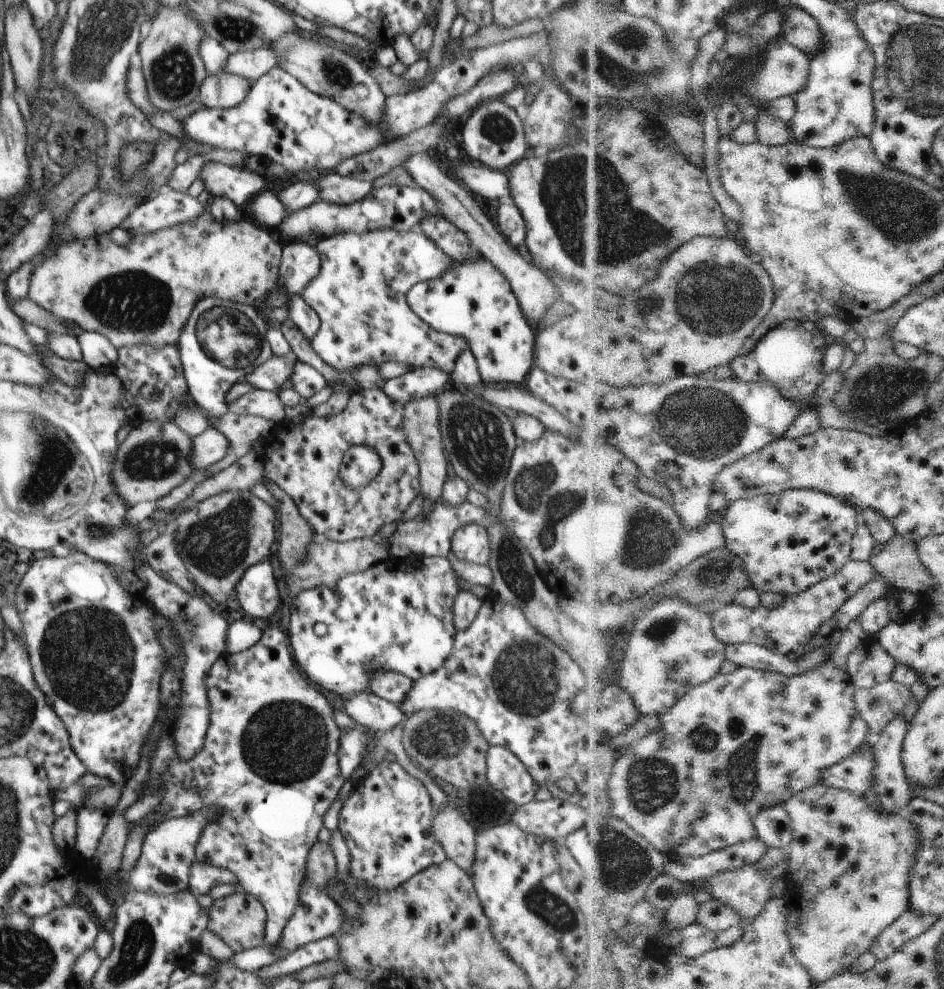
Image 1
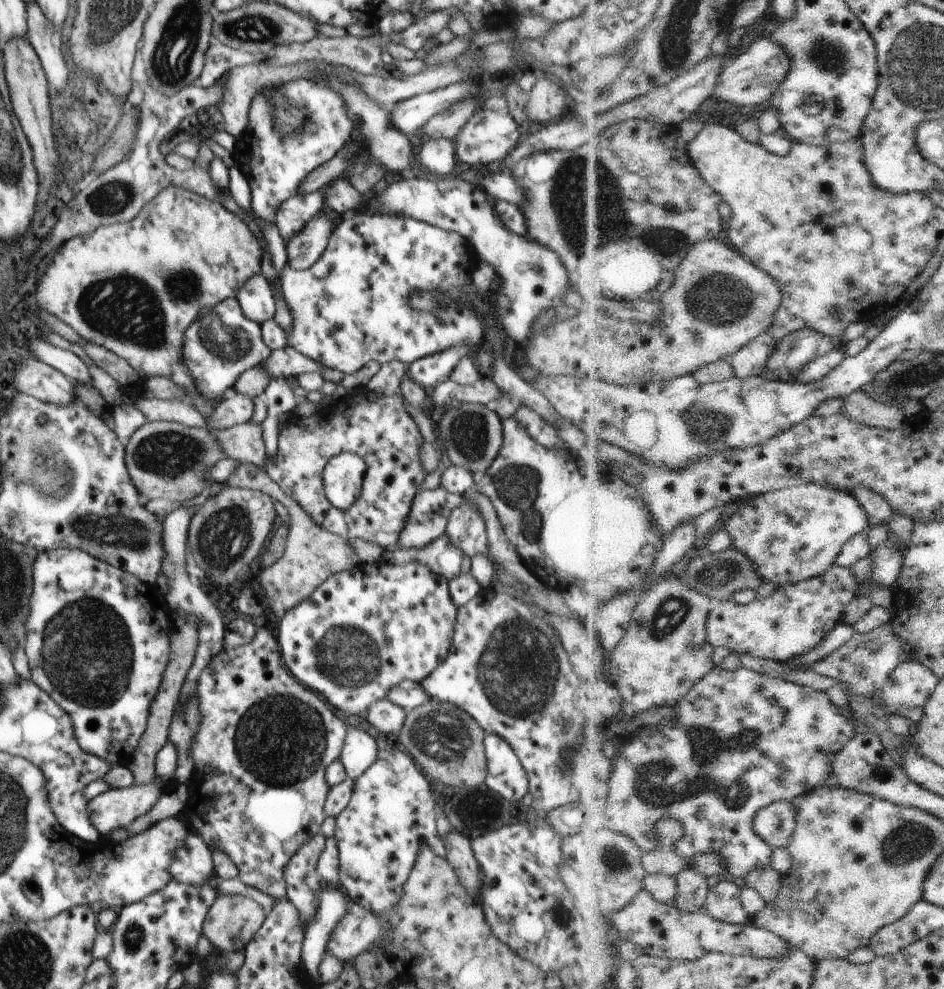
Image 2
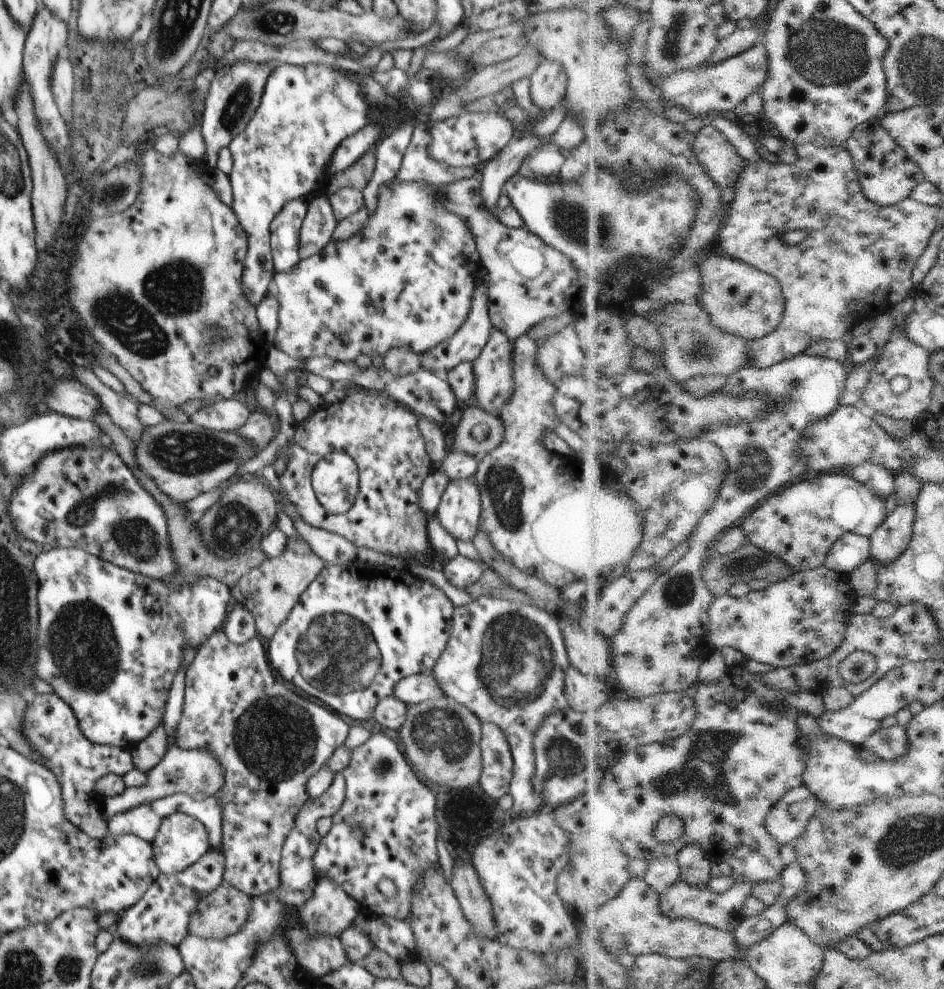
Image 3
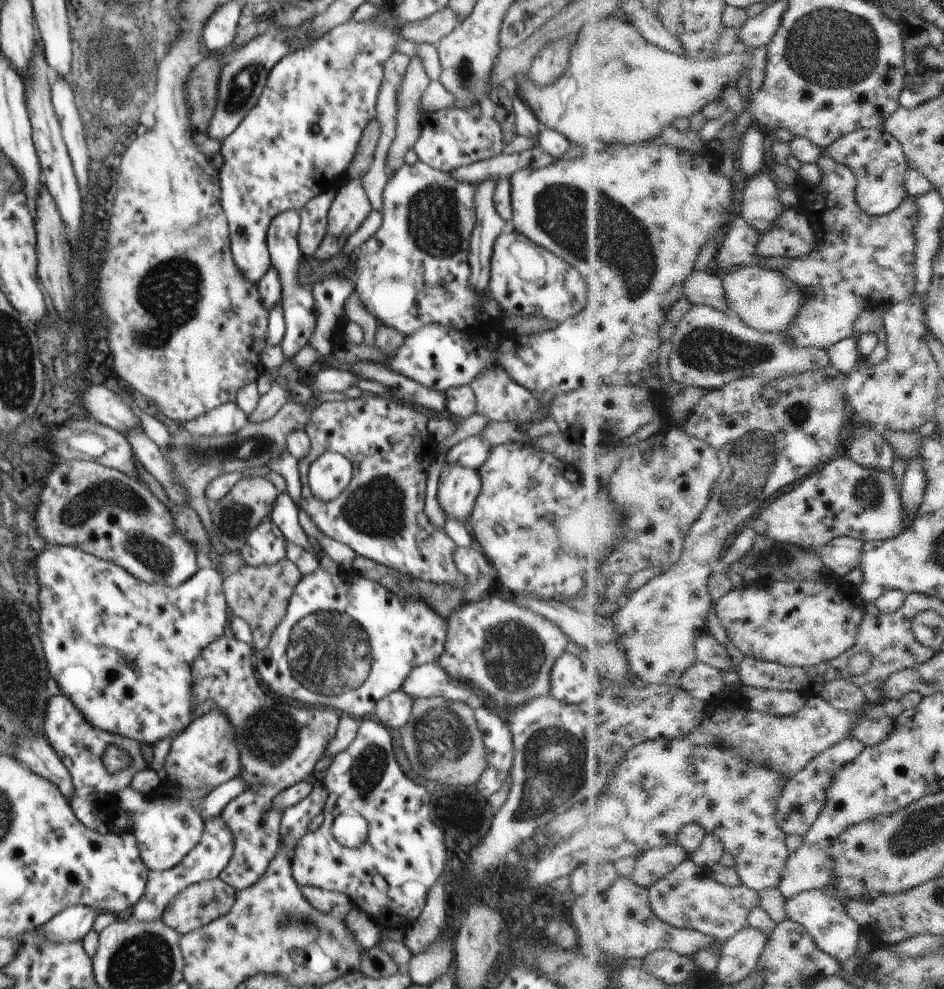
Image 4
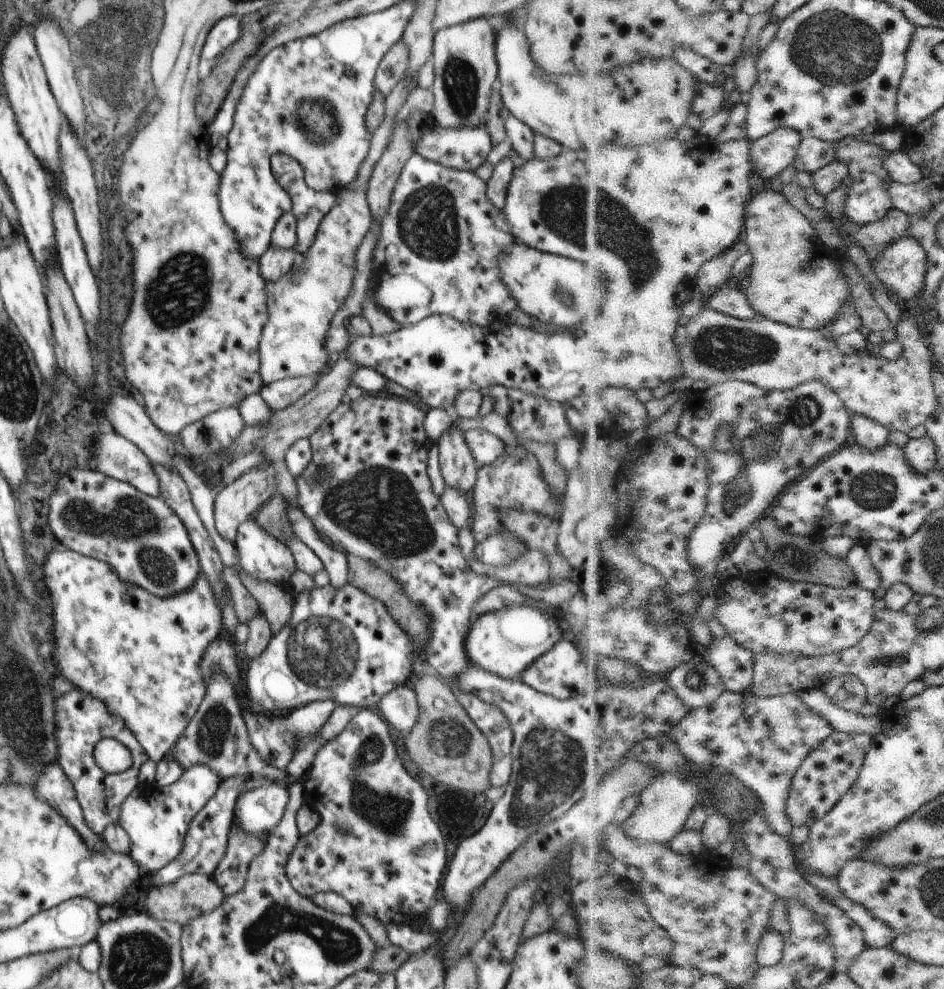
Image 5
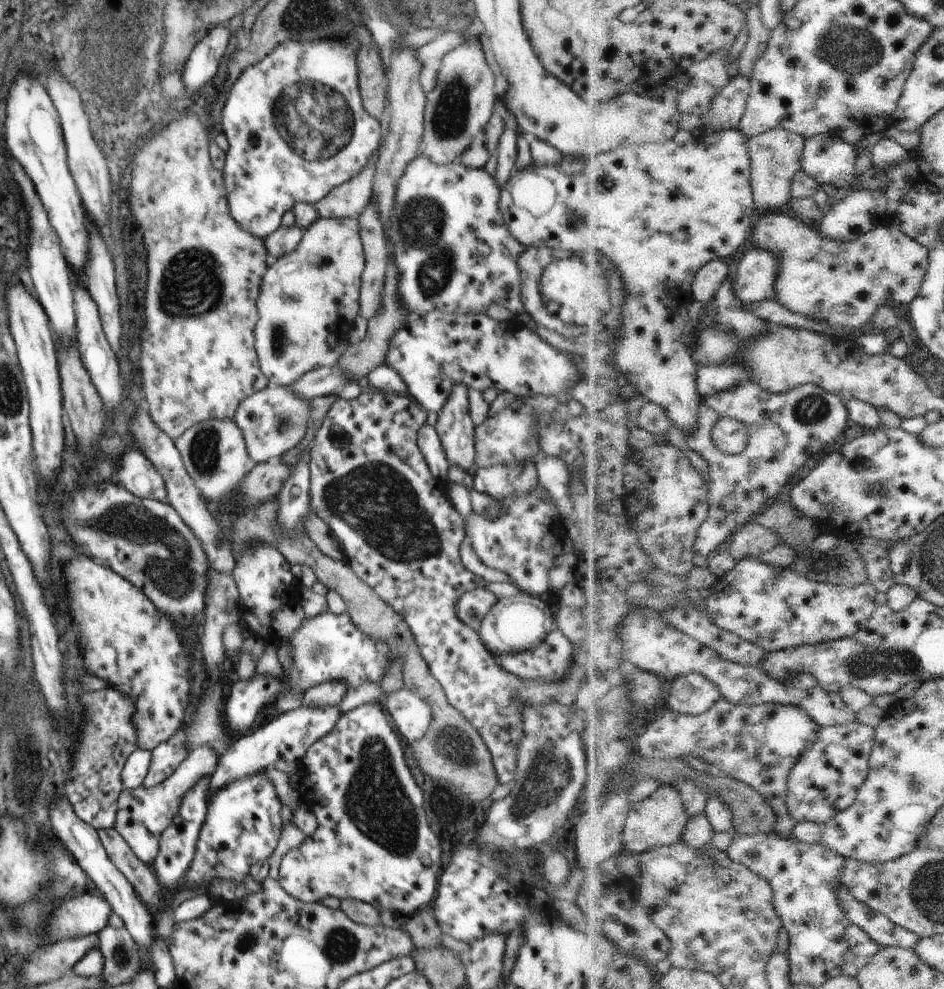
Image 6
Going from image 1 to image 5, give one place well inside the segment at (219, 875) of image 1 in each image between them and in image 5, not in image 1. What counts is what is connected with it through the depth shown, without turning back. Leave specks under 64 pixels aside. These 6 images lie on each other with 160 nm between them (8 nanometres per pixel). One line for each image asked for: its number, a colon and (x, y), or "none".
2: (192, 864)
3: (182, 840)
4: (165, 831)
5: (156, 818)

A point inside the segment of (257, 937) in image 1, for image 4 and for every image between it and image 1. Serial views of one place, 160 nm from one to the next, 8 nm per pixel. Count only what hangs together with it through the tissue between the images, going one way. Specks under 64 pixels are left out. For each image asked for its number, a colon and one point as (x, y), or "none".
2: (232, 921)
3: (222, 913)
4: (200, 903)

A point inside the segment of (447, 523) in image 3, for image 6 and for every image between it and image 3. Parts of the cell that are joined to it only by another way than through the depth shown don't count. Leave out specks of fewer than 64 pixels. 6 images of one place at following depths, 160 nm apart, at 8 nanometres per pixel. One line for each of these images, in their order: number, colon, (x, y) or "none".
4: (459, 486)
5: (458, 467)
6: (456, 430)

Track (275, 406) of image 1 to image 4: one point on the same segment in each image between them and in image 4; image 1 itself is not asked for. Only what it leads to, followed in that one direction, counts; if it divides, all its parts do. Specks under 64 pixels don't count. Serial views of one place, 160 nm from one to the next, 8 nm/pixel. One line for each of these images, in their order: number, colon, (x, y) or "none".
2: (236, 408)
3: (227, 415)
4: (227, 419)

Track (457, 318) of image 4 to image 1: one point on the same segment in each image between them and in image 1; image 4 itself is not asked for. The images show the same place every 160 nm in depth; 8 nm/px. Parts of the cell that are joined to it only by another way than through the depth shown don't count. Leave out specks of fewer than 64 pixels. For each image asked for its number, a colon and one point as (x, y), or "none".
1: (359, 294)
2: (352, 307)
3: (406, 279)

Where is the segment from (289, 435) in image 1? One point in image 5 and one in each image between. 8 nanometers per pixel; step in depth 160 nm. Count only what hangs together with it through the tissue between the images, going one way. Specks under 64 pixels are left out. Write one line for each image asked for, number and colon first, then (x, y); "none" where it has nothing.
2: (379, 429)
3: (382, 436)
4: (380, 515)
5: (379, 504)

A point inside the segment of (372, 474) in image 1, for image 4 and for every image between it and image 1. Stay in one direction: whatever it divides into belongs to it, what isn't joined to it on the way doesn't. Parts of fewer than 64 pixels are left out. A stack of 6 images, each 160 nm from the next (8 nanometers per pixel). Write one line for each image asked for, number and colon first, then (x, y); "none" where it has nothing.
2: (343, 476)
3: (335, 480)
4: (330, 474)

